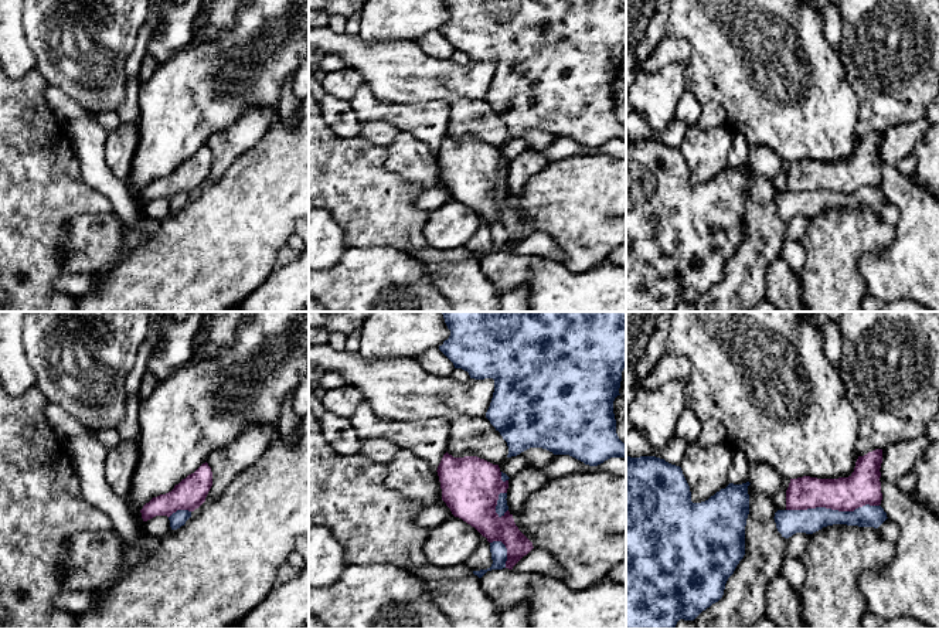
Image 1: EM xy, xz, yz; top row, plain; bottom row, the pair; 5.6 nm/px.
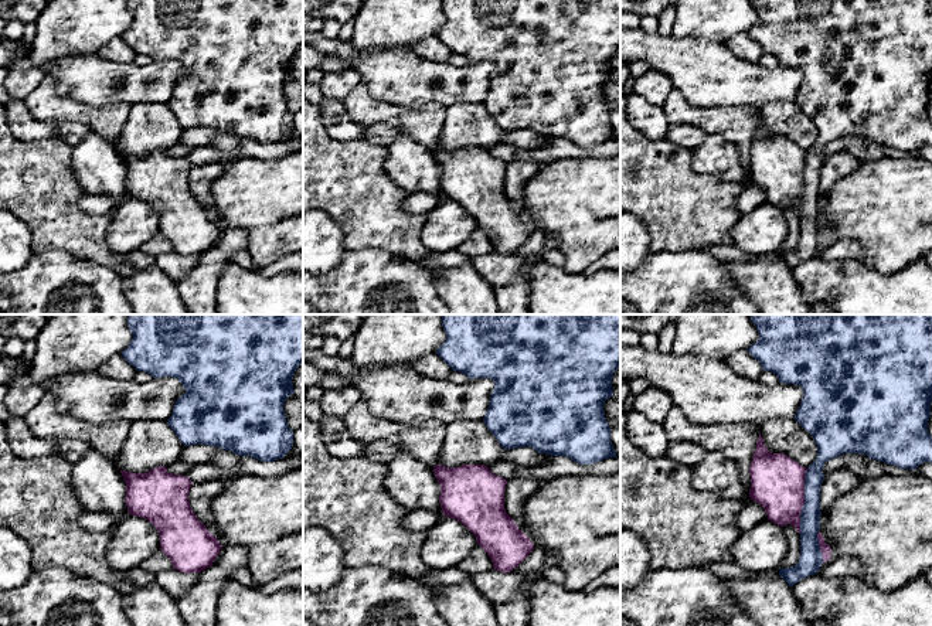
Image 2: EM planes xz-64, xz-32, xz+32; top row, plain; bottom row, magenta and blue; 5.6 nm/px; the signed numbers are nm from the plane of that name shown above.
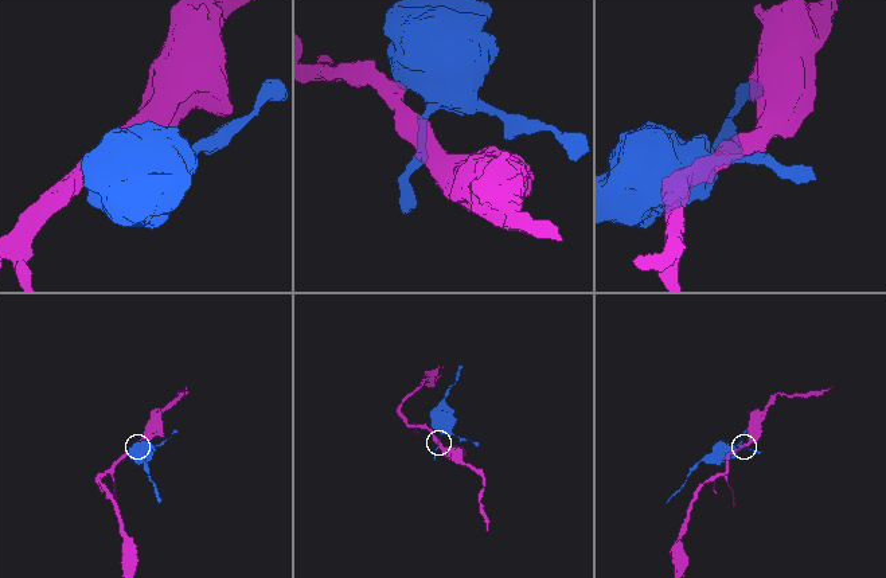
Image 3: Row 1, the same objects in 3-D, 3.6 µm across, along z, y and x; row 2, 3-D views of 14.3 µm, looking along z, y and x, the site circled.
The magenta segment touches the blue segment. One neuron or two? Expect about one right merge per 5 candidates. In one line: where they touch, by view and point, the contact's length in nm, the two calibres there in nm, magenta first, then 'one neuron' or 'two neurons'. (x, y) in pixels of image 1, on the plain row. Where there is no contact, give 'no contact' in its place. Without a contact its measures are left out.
yz (832, 191) | 550 nm | 190/140 nm | two neurons

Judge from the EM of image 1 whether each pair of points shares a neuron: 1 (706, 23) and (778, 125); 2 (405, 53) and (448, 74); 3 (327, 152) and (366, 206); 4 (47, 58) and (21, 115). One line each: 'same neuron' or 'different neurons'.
1: same neuron
2: same neuron
3: same neuron
4: different neurons

